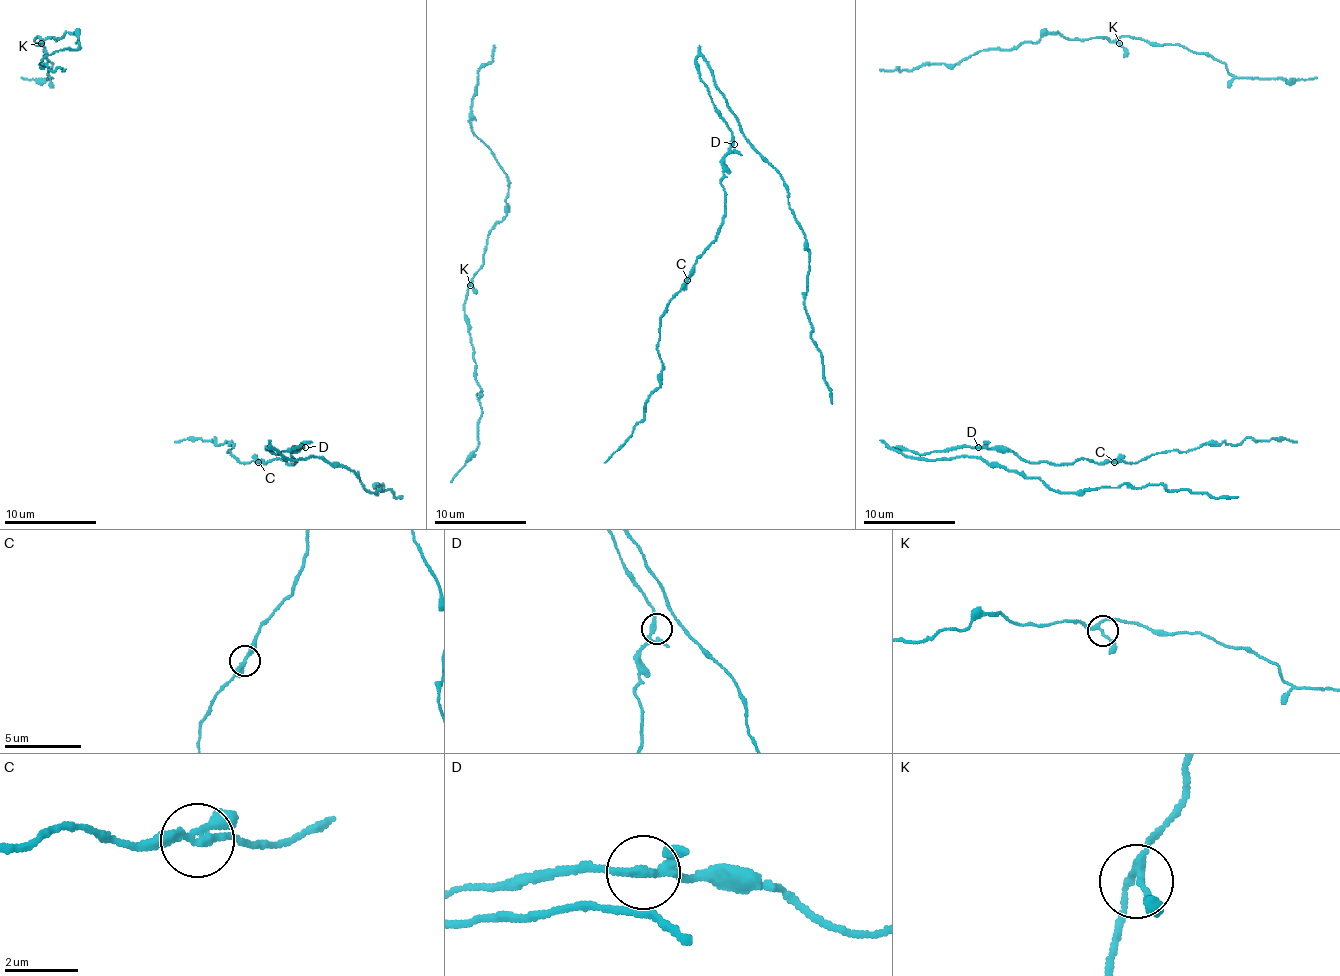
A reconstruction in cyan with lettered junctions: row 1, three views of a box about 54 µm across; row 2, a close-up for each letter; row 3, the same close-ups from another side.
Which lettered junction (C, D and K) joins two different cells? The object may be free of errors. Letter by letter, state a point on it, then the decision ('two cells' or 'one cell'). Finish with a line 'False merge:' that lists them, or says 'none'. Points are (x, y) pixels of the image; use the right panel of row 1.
C: (1114, 462) | one cell
D: (978, 447) | one cell
K: (1119, 43) | one cell
False merge: none

